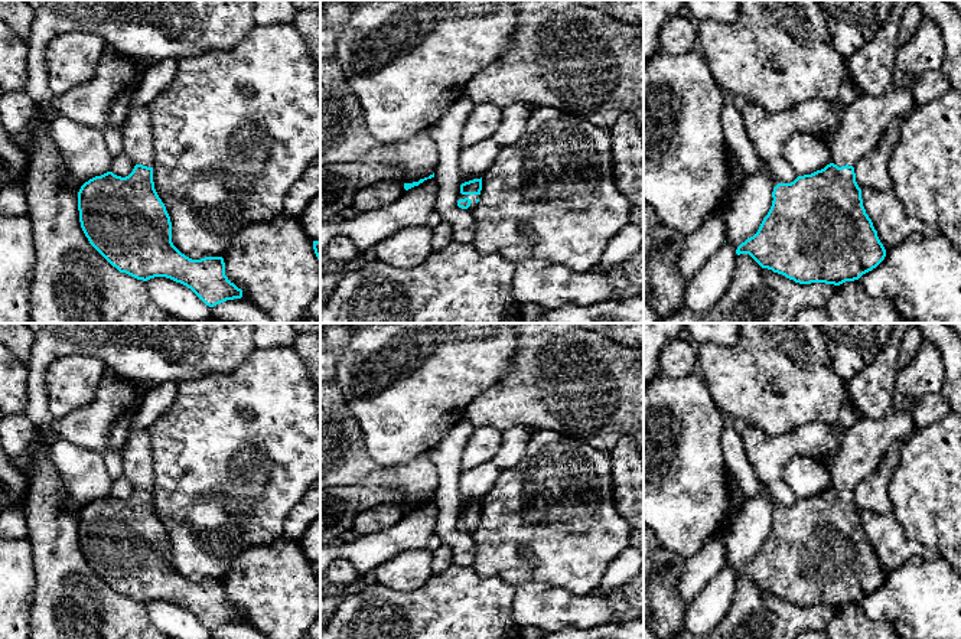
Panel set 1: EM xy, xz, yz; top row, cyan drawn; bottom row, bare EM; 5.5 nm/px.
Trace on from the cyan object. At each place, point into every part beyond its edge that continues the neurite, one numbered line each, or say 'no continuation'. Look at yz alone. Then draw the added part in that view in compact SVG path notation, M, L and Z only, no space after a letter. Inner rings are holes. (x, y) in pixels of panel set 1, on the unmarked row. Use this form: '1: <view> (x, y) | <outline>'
1: yz (865, 444) | M890 410L880 420L860 418L847 430L835 459L828 464L831 486L854 489L880 464L887 447L913 434L910 415Z

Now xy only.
1: xy (136, 456) | M147 428L131 433L120 456L123 462L123 476L133 483L134 489L143 488L153 490L154 470Z

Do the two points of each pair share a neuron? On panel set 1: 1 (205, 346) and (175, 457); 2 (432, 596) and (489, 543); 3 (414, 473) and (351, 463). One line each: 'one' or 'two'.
1: two
2: two
3: one

